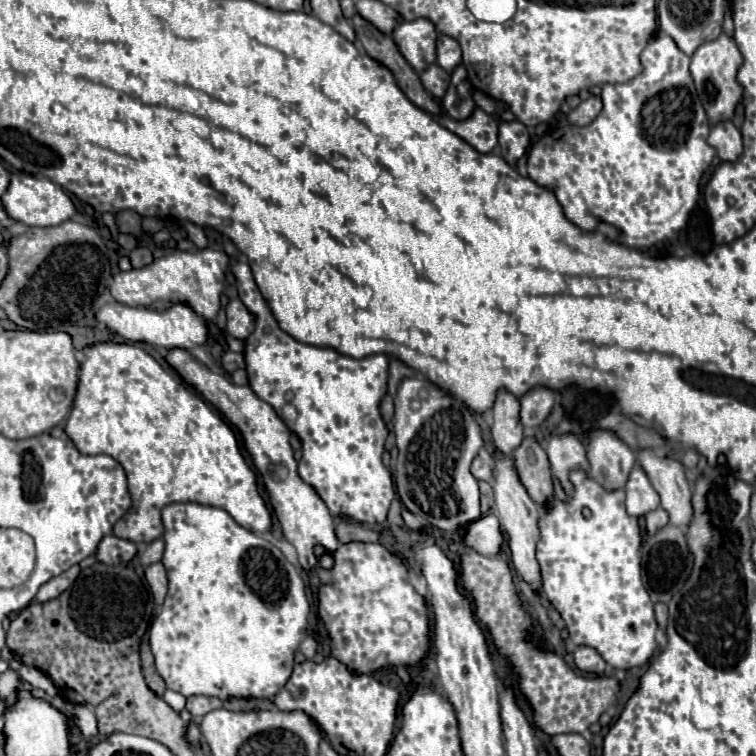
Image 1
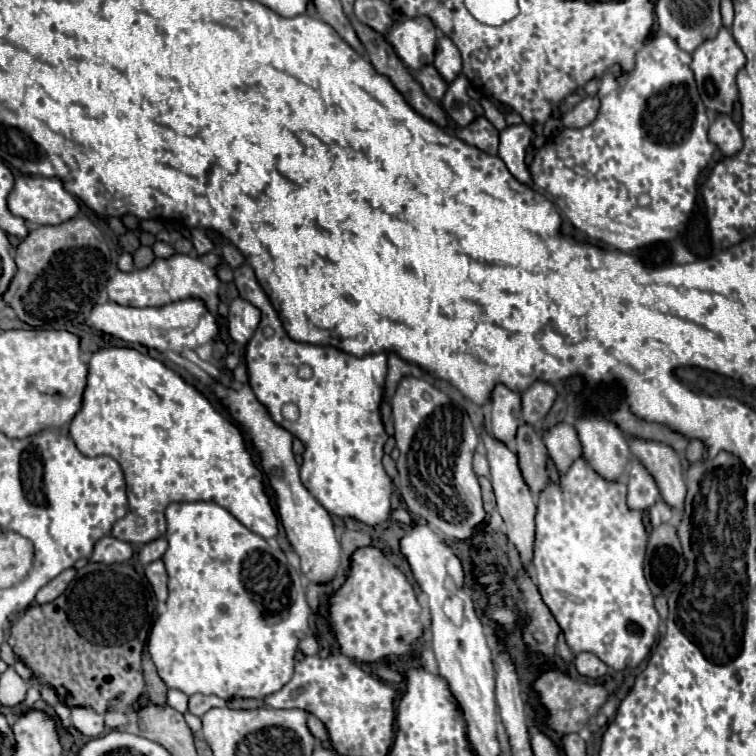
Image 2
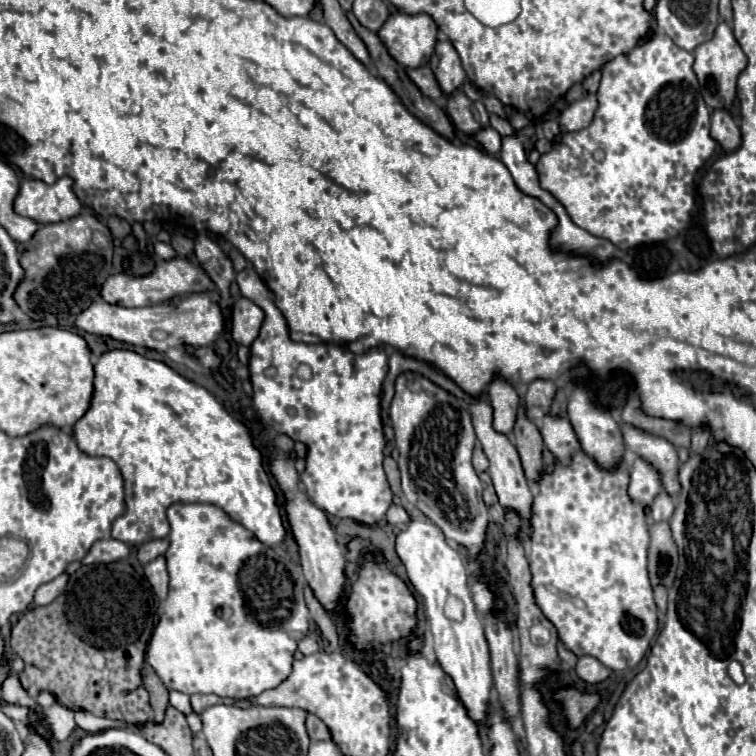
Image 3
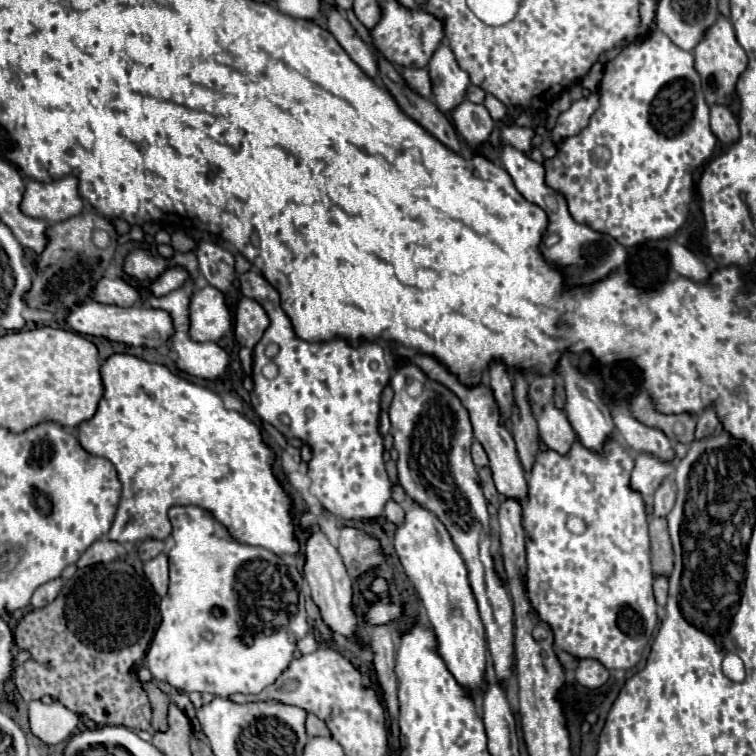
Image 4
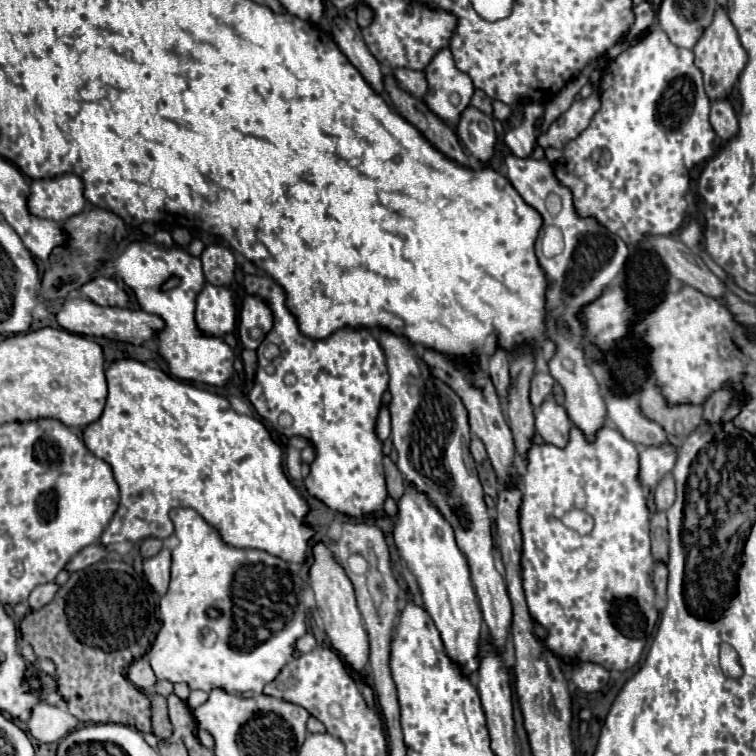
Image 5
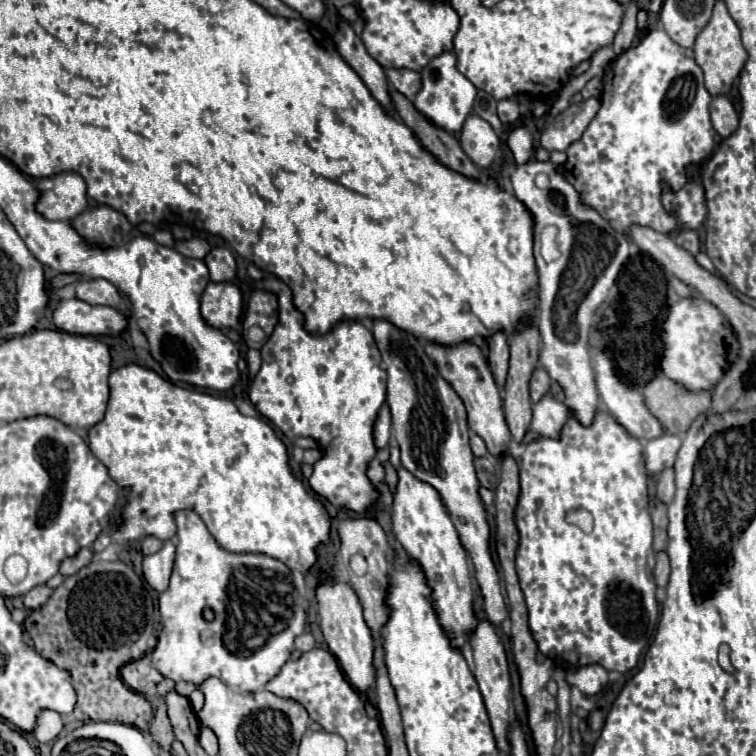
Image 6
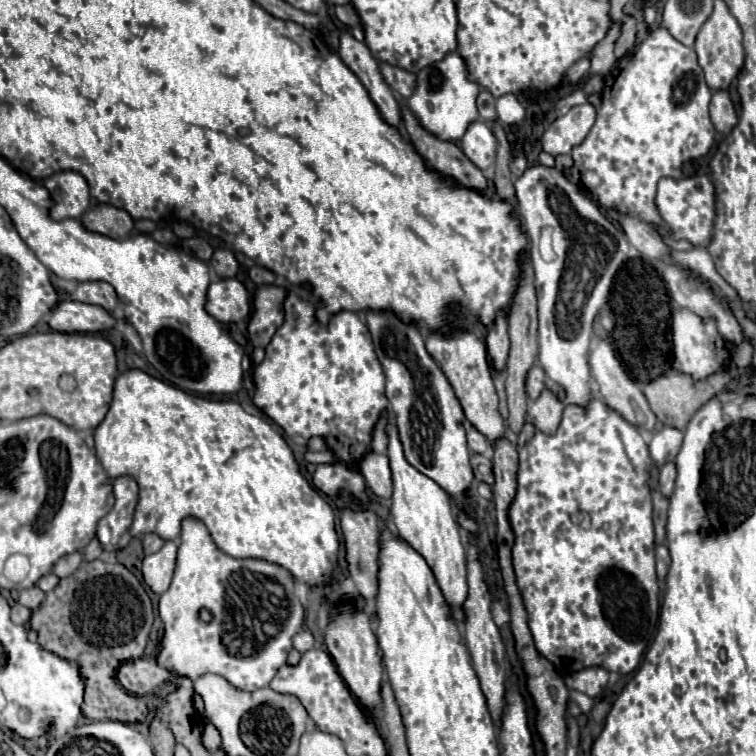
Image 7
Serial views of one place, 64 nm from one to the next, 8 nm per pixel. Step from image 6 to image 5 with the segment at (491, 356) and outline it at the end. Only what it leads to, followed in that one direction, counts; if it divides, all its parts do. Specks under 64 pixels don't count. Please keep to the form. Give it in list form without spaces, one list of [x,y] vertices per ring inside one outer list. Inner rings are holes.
[[[496,350],[494,356],[490,358],[490,366],[488,366],[488,372],[490,372],[490,380],[500,396],[500,400],[506,400],[508,396],[508,388],[510,388],[510,360],[508,360],[508,354],[504,350]]]

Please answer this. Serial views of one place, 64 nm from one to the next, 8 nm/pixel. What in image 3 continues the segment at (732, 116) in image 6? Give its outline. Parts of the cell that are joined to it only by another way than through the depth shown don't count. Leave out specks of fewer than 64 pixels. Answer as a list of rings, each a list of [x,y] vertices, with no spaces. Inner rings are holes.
[[[714,110],[714,112],[712,112],[710,136],[712,136],[726,152],[734,152],[734,150],[742,144],[740,128],[734,124],[732,116],[730,116],[726,110]]]

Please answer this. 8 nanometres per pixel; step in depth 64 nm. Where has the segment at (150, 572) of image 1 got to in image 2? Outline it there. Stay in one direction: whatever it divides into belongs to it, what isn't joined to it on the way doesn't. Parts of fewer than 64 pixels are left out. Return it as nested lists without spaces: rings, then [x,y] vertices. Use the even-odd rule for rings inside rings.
[[[156,560],[154,564],[146,566],[146,578],[154,590],[154,596],[158,602],[164,602],[168,596],[168,574],[162,560]]]

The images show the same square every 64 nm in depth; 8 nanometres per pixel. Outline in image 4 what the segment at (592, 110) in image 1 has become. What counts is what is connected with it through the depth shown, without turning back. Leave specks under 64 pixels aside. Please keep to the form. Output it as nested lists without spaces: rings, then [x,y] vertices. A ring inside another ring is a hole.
[[[592,92],[588,98],[572,102],[572,106],[558,116],[558,122],[556,122],[550,138],[554,142],[558,142],[566,136],[578,134],[582,128],[586,128],[590,116],[596,112],[596,108],[598,108],[598,94],[596,92]]]

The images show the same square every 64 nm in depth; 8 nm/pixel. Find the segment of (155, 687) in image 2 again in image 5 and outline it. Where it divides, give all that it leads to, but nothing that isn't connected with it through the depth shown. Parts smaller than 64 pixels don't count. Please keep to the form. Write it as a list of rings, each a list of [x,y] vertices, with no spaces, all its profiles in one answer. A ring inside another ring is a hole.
[[[154,692],[150,694],[150,702],[152,702],[152,732],[156,734],[156,738],[164,740],[172,732],[172,724],[168,720],[168,710],[166,710],[166,698]]]

